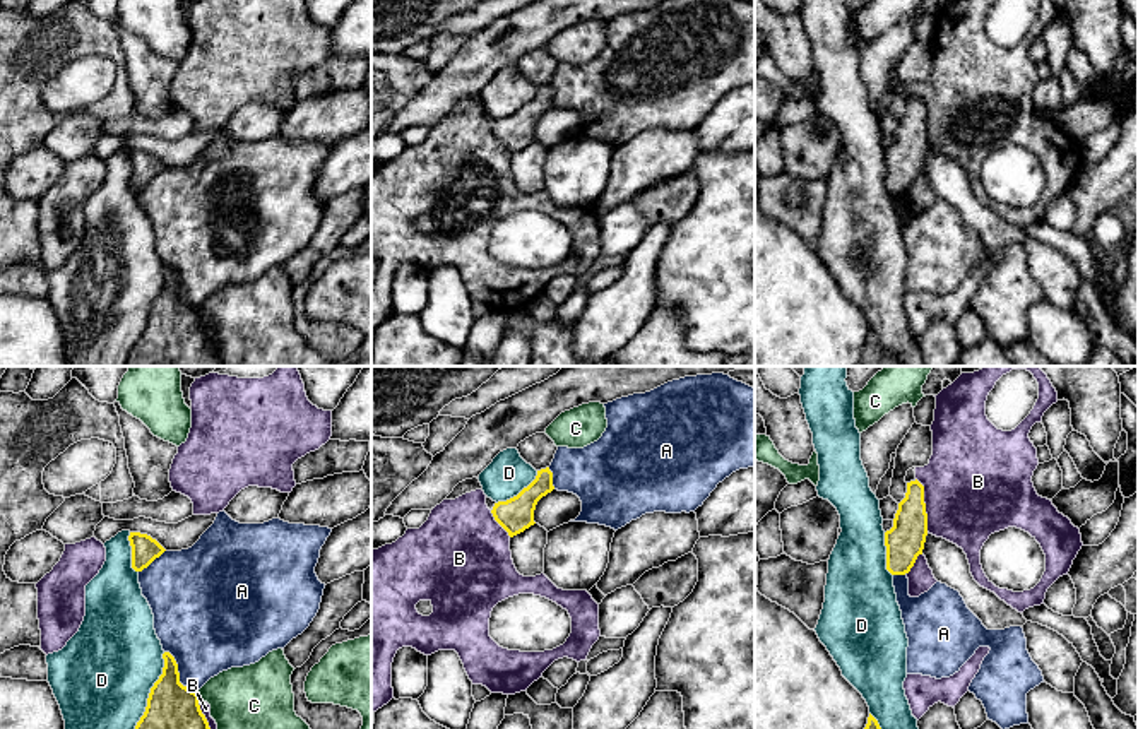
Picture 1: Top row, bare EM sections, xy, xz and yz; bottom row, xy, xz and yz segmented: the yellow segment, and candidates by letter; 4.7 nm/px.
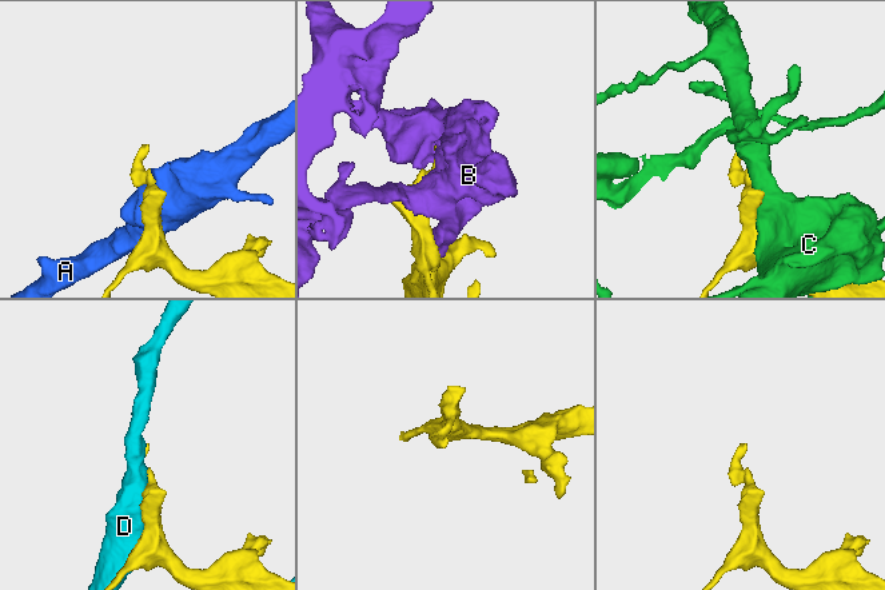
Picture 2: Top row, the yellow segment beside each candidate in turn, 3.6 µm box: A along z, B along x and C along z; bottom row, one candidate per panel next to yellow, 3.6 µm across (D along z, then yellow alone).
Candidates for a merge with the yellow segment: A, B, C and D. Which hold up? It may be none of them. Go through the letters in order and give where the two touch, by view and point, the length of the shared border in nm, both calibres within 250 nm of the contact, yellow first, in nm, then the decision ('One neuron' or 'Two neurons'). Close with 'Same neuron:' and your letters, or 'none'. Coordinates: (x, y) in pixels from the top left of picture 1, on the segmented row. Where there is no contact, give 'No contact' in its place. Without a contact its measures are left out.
A: Touches yellow at xy (178, 673). Shared border 260 nm. Thickness 220 nm (yellow) against 420 nm. Two neurons
B: Touches yellow at yz (924, 505). Shared border 260 nm. Thickness 180 nm (yellow) against 480 nm. Two neurons
C: Touches yellow at xy (197, 697). Shared border 40 nm. Thickness 220 nm (yellow) against 300 nm. Two neurons
D: Touches yellow at xy (151, 690). Shared border 380 nm. Thickness 220 nm (yellow) against 460 nm. Two neurons
Same neuron: none

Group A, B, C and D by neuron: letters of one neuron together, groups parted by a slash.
A / B / C / D

